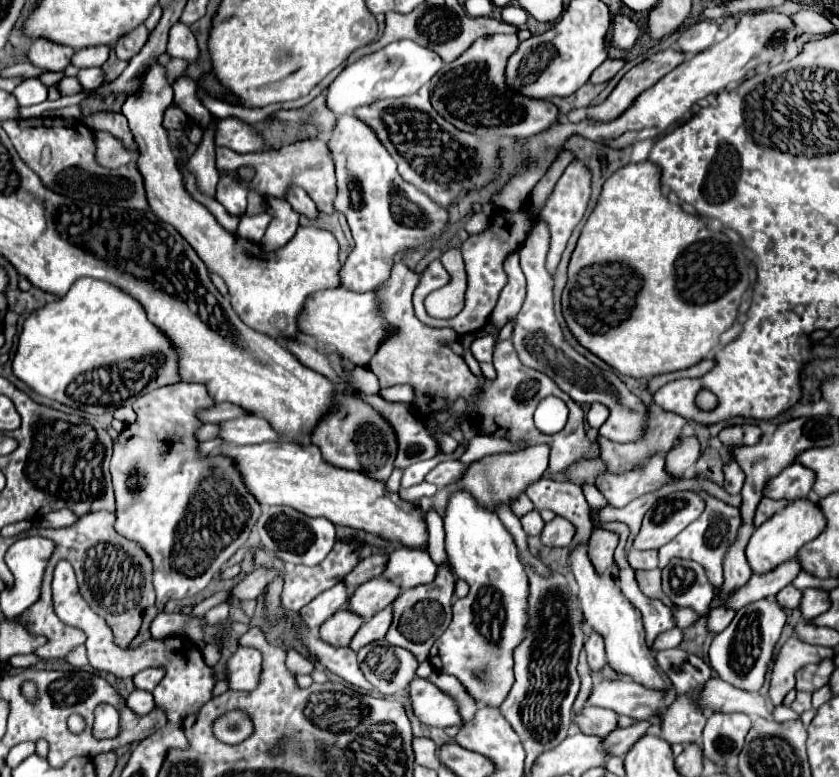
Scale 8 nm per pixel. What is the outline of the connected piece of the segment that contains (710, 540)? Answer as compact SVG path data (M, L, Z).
M700 493L706 499L706 509L700 515L700 519L696 519L688 531L682 531L676 541L666 543L660 549L660 561L670 561L674 557L678 559L692 559L696 563L702 563L702 567L706 567L706 573L710 575L710 581L718 587L722 585L722 563L724 563L724 555L728 553L728 549L732 547L732 543L736 541L738 529L742 527L742 517L740 511L736 507L726 505L724 501L718 501L706 493Z

